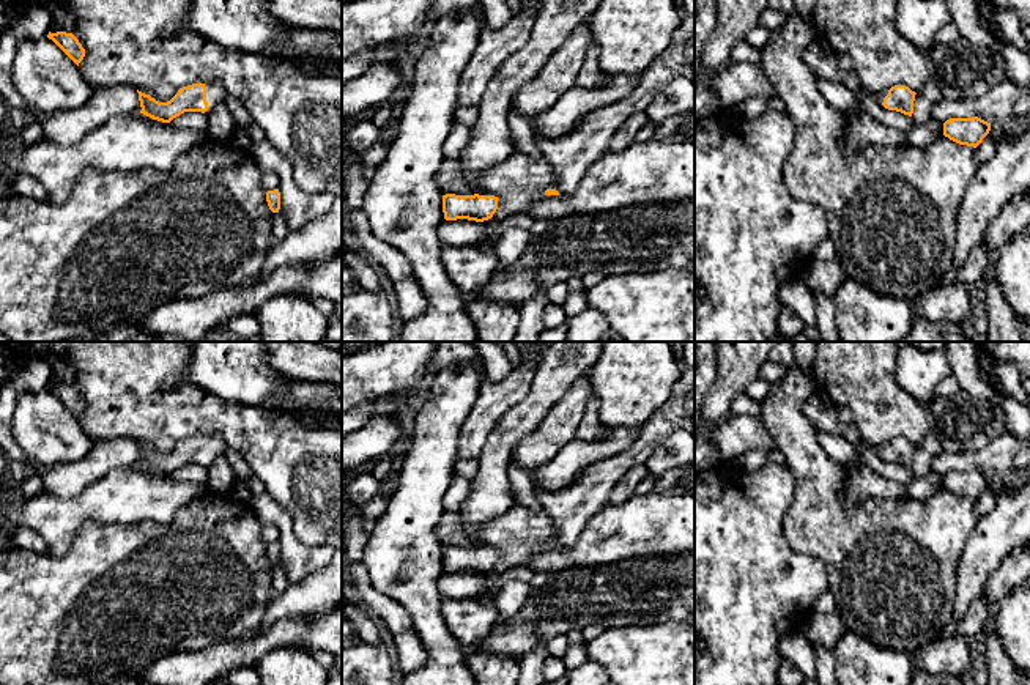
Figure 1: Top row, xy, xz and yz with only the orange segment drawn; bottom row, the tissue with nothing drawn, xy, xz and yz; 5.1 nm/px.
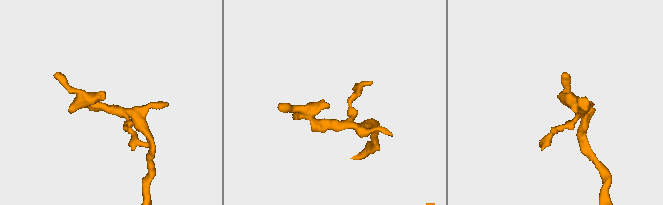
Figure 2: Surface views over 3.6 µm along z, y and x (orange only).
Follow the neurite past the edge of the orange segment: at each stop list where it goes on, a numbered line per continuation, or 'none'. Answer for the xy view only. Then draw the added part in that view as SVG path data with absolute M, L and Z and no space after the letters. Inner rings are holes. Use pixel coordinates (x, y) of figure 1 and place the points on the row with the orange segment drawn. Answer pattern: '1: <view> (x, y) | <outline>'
1: xy (214, 92) | M217 80L206 82L205 87L206 87L206 102L209 110L217 102L224 101L224 98L227 96L227 91ZM208 110L205 113L208 113Z

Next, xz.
1: xz (569, 156) | M695 13L682 14L666 50L639 76L638 87L624 99L591 112L570 134L559 139L535 135L550 162L561 195L572 194L587 167L606 153L614 132L635 113L646 112L652 99L672 79L695 82Z

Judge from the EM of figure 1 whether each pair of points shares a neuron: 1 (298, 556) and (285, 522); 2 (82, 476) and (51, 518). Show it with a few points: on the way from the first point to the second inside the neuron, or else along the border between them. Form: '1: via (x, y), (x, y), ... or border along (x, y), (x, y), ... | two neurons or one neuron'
1: via (292, 548), (287, 529) | one neuron
2: border along (96, 479), (70, 498), (57, 498), (44, 492) | two neurons

